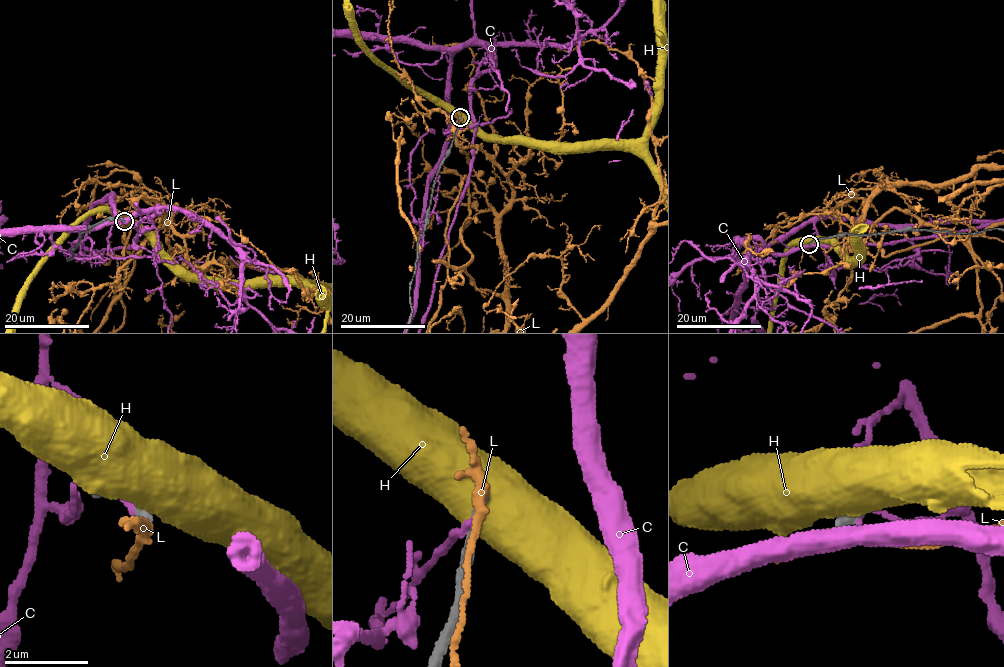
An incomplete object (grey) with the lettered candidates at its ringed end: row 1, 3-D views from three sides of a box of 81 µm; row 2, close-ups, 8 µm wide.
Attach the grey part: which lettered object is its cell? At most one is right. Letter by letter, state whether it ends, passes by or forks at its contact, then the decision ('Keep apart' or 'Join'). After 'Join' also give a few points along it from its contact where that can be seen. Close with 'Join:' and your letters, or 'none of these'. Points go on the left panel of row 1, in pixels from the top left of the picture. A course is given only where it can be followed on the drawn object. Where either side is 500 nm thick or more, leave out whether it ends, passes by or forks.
C: It ends there. Keep apart
H: Keep apart
L: It passes by. Keep apart
Join: none of these

